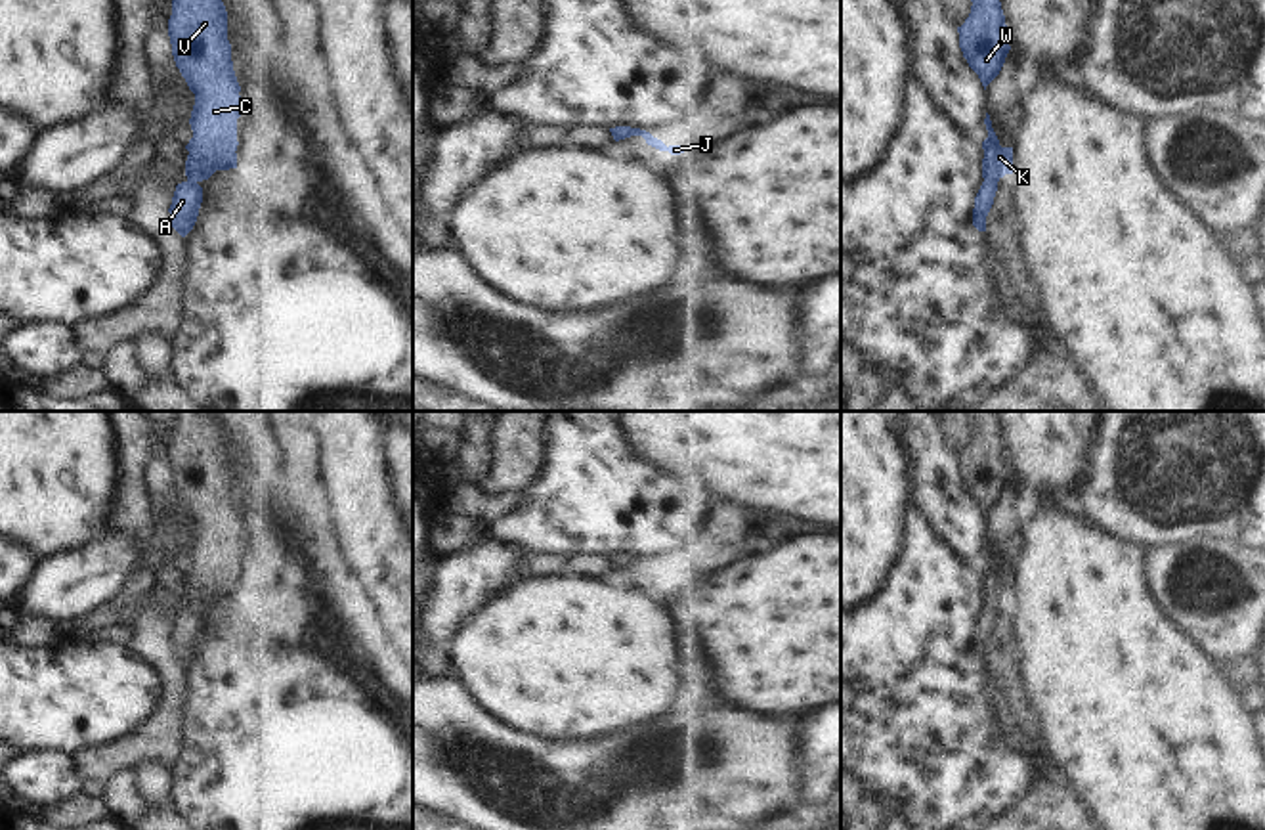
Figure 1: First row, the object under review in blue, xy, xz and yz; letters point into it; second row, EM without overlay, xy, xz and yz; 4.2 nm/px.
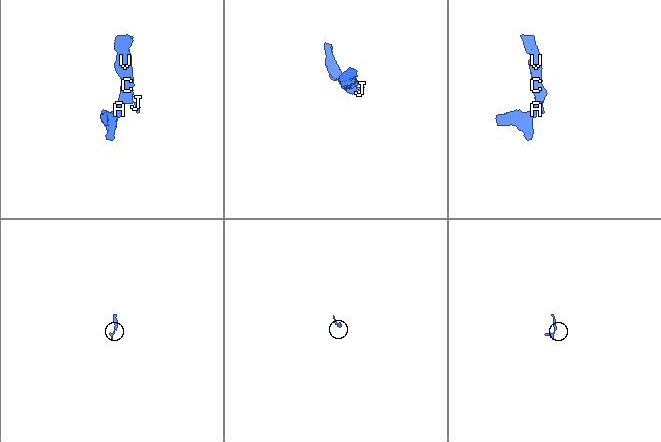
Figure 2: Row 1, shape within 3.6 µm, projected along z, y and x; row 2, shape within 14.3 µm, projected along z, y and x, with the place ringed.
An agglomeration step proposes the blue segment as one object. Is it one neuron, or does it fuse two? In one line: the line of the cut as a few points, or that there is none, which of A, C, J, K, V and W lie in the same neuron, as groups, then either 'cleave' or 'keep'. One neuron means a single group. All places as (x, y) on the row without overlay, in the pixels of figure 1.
cut none; groups A C J K V W; keep

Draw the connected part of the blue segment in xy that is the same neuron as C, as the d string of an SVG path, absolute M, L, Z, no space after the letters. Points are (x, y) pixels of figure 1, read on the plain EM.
M174 411L168 465L176 495L195 522L191 539L193 566L185 574L187 608L176 614L168 637L172 656L185 666L199 644L203 608L216 599L237 597L237 547L241 514L237 511L227 440L210 411Z

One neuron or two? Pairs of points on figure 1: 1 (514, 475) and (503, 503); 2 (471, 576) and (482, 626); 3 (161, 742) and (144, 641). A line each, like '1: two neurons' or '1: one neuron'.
1: two neurons
2: two neurons
3: one neuron

